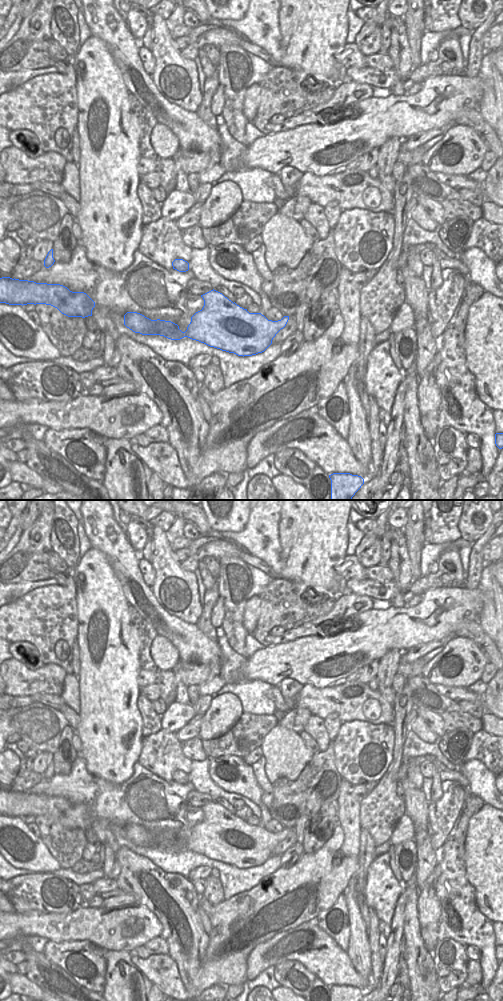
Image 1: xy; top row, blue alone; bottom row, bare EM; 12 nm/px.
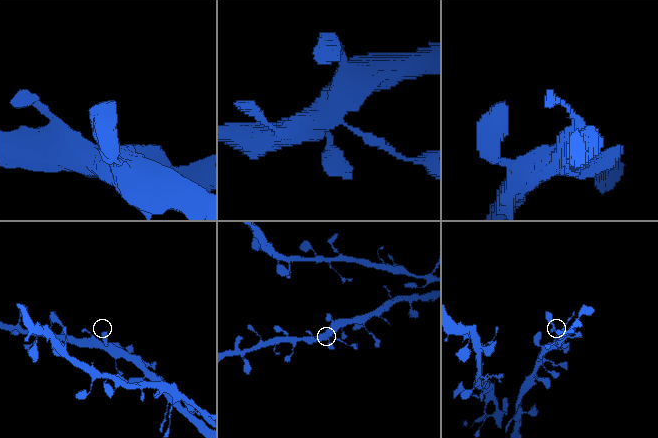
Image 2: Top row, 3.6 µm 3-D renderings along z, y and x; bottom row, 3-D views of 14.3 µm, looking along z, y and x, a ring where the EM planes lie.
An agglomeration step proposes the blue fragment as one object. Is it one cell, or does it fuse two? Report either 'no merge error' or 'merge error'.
no merge error

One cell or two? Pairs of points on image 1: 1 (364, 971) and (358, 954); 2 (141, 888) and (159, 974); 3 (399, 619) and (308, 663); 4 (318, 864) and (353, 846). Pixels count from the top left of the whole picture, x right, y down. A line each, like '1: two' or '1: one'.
1: one
2: two
3: one
4: two

